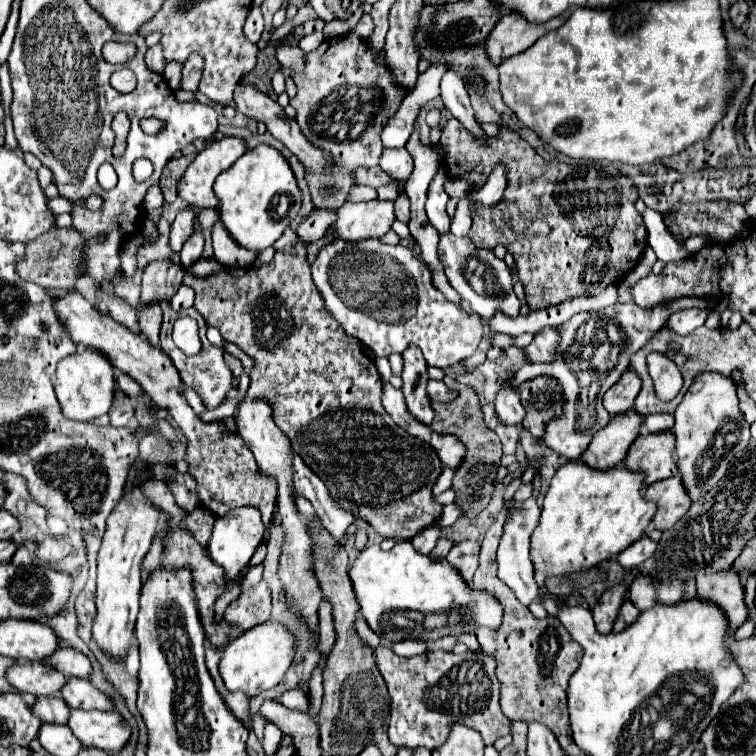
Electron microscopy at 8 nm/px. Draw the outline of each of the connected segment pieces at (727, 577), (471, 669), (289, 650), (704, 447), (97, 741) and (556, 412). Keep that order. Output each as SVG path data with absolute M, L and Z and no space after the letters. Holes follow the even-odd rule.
M733 570L713 572L713 574L697 574L697 596L701 600L719 602L721 608L731 618L731 630L737 630L747 620L747 602L745 588L741 578Z
M377 646L375 656L393 700L391 742L397 748L425 746L435 750L447 740L453 722L479 730L485 744L493 744L499 736L509 734L509 718L503 716L499 708L499 680L495 680L495 662L491 662L489 656L483 656L481 650L467 650L463 654L425 652L403 658L389 646ZM421 672L425 672L425 688L421 684L423 680L419 678Z
M267 620L263 624L249 628L243 636L239 636L233 644L229 644L223 650L219 672L227 690L231 692L241 690L247 696L257 696L263 690L269 690L281 682L281 678L293 664L293 656L295 656L295 636L289 632L285 624Z
M701 372L695 376L691 388L683 396L681 404L675 410L675 426L673 426L673 436L677 440L677 466L683 476L683 482L687 486L687 492L691 500L695 502L703 492L709 492L721 476L727 472L729 462L745 450L749 444L749 424L745 422L741 410L739 410L739 398L737 398L737 388L729 376L721 376L719 372Z
M71 710L69 726L81 744L101 748L109 754L119 754L131 738L129 724L117 712Z
M537 376L523 382L519 386L519 394L525 408L525 418L521 424L529 434L541 438L547 424L561 416L561 386L555 378Z

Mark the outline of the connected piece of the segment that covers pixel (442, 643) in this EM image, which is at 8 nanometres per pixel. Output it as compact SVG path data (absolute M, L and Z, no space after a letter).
M445 636L436 641L427 642L428 651L435 650L444 650L444 651L452 651L456 643L459 641L458 637L455 636Z

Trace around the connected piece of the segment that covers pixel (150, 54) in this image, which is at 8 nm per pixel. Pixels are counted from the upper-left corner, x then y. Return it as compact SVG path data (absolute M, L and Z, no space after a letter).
M156 44L147 50L145 63L149 66L149 70L163 74L163 70L165 70L165 56L163 56L163 46L161 44Z

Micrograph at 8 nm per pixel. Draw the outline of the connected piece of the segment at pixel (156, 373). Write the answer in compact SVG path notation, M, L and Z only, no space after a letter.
M71 292L61 294L55 304L63 324L67 324L67 332L75 340L75 344L91 346L103 354L109 356L111 364L119 368L121 372L135 378L145 394L159 406L169 412L169 416L177 422L177 426L183 430L187 438L187 456L189 462L189 474L197 480L197 492L199 492L199 504L213 512L215 516L223 516L231 508L243 506L243 504L255 504L265 520L265 526L269 528L269 522L273 518L275 510L275 498L277 498L277 480L273 476L267 476L259 472L255 458L249 448L245 448L239 434L231 434L223 422L203 422L195 414L195 410L187 404L183 394L183 380L173 368L173 362L169 356L161 350L151 346L141 336L133 334L127 326L115 322L111 316L99 312L91 302L87 302L83 296Z

